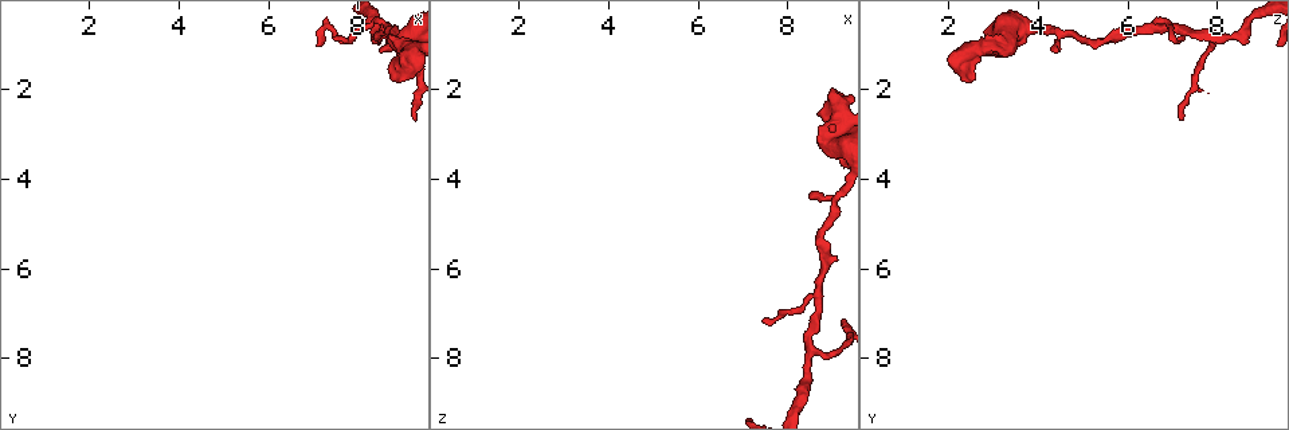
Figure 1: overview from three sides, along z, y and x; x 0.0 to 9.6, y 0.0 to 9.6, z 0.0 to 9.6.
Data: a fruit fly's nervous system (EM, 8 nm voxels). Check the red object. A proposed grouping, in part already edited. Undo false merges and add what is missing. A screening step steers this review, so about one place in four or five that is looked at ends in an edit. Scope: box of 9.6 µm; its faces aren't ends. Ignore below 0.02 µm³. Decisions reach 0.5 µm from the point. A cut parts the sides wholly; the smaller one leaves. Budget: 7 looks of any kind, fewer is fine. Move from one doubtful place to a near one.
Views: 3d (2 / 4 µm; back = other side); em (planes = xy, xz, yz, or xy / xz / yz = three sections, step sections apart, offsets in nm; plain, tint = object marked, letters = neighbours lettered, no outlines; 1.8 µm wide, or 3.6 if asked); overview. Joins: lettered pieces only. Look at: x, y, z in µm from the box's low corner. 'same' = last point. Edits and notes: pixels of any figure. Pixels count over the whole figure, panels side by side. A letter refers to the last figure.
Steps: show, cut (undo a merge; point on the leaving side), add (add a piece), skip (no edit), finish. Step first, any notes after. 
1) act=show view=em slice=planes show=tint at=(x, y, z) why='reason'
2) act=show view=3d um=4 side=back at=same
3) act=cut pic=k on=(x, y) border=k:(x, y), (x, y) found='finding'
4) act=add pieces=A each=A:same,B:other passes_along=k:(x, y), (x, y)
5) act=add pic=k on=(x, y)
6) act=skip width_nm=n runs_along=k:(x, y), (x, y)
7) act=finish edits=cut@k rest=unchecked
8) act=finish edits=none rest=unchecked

act=show view=3d um=4 at=(8.50, 0.80, 7.85) why='a fork'

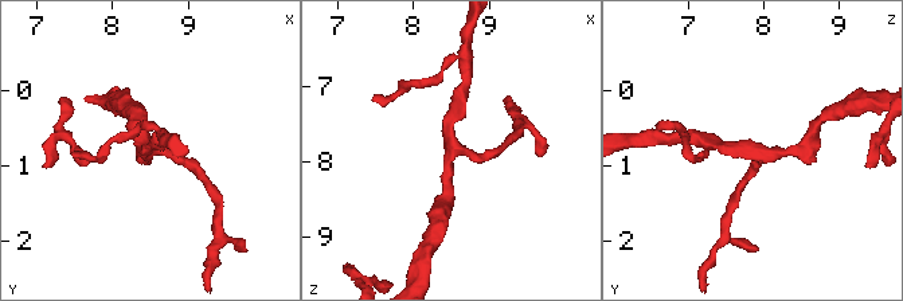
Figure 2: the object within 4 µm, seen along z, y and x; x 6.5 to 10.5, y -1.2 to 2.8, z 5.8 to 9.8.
act=show view=em slice=yz step=4 show=tint at=(8.55, 0.75, 7.80) arms=3 why='need the tissue'

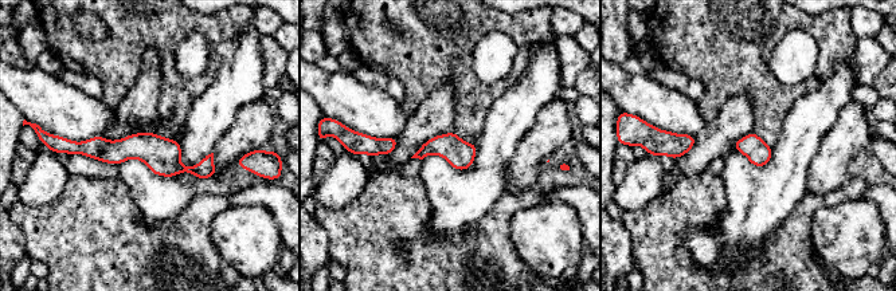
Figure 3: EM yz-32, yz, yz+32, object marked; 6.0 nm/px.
act=show view=em slice=planes show=letters at=same

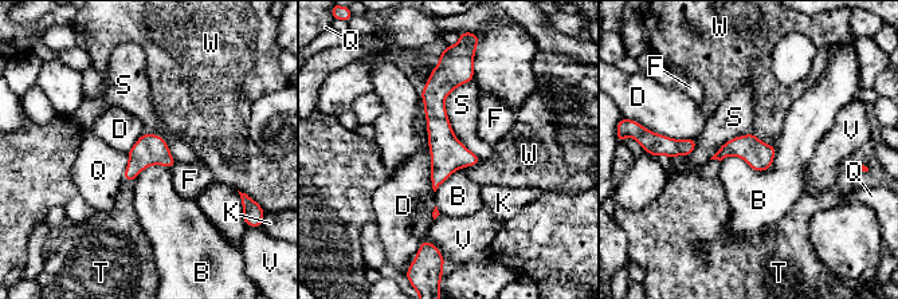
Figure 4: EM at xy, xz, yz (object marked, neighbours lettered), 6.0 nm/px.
act=skip width_nm=170 longest_contact=D:600nm each=B:other,D:other,F:other,K:other,Q:other,S:other,T:other,V:other,W:other found='one cell here'

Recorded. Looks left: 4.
act=show view=em um=3.6 slice=xz step=4 show=tint at=(8.70, 1.65, 2.60) why='stops while still wide'

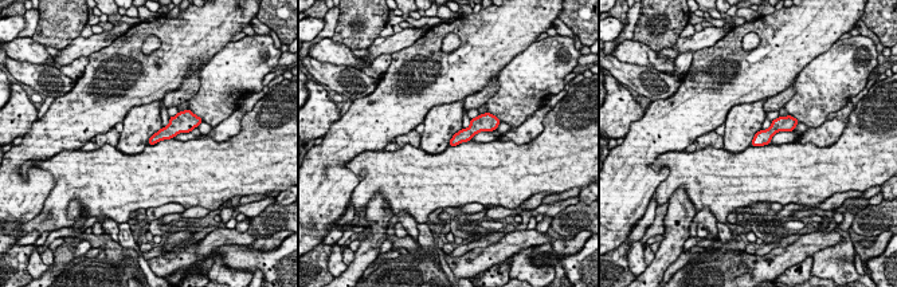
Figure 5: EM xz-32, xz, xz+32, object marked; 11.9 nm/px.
act=show view=em um=3.6 slice=xy step=16 show=letters at=same why='another direction'

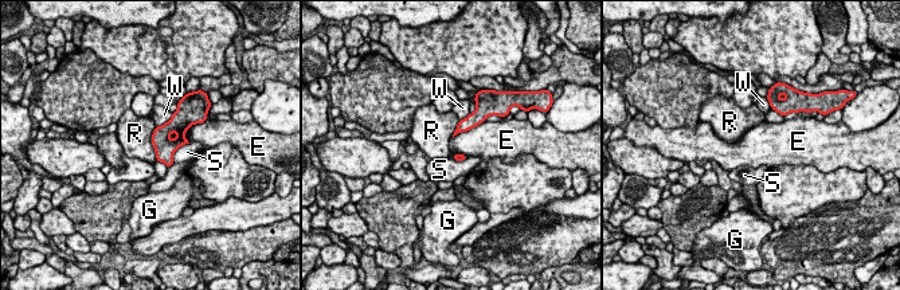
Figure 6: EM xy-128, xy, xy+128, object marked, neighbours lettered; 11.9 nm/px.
act=skip each=E:other,G:other,R:other,S:other,W:other border=6:(484, 120), (453, 137) found='no lettered piece goes on from it'

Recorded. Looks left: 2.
act=show view=3d um=4 side=back at=(8.55, 1.15, 4.40) why='branch stops here'

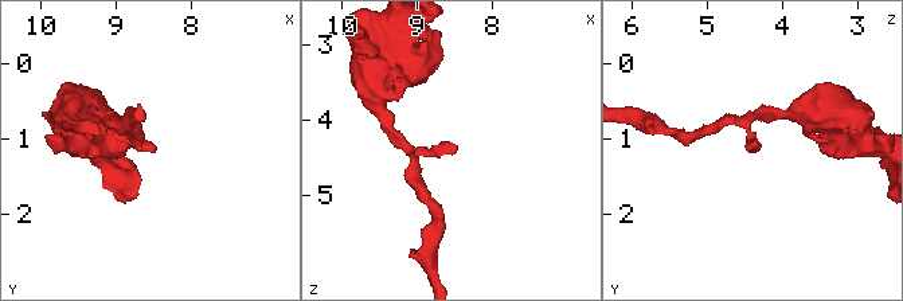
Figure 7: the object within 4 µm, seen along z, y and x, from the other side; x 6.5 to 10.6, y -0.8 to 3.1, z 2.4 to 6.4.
act=show view=em slice=planes show=letters at=(8.50, 1.15, 4.30) why='shape alone is not enough'

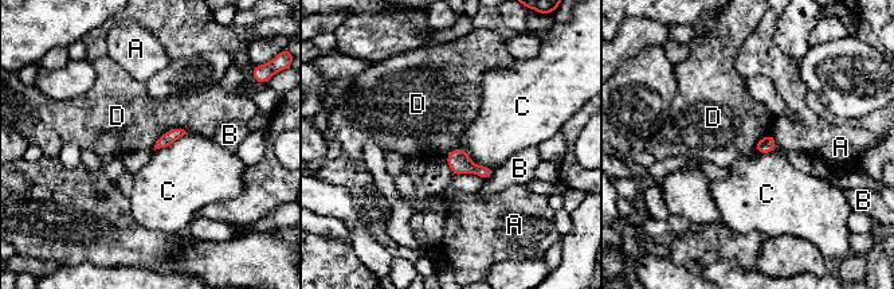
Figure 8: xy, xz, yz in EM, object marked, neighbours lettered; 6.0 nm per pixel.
act=skip each=A:other,B:other,C:other,D:other border=8:(187, 132), (168, 129), (153, 149) found='no lettered piece goes on from it'

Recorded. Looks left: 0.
act=finish edits=none rest=unchecked

